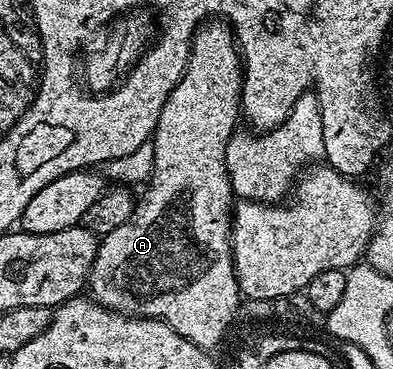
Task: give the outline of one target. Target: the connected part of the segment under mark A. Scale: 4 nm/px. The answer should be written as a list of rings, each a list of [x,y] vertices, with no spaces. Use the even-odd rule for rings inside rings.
[[[209,20],[203,23],[192,38],[192,47],[188,53],[188,63],[184,69],[184,74],[178,80],[174,92],[170,92],[170,96],[162,108],[162,116],[158,116],[156,131],[154,131],[150,139],[154,146],[154,168],[148,187],[152,187],[144,195],[139,195],[134,212],[130,216],[130,220],[126,220],[126,224],[118,224],[118,228],[114,228],[114,232],[103,235],[99,239],[94,264],[91,272],[88,273],[86,283],[87,289],[89,291],[92,289],[90,291],[91,297],[99,302],[101,306],[111,310],[131,312],[133,315],[145,318],[157,318],[170,328],[174,328],[174,332],[178,332],[178,336],[190,340],[194,345],[200,346],[207,351],[211,351],[212,346],[218,345],[223,340],[224,333],[227,332],[228,325],[231,324],[232,317],[235,316],[240,302],[242,306],[240,285],[236,279],[236,261],[232,259],[234,195],[228,169],[226,168],[226,148],[228,147],[228,141],[232,139],[232,135],[237,133],[238,126],[236,126],[236,121],[241,121],[242,118],[240,93],[243,87],[244,68],[240,60],[240,48],[236,45],[236,36],[232,27],[223,20]]]

